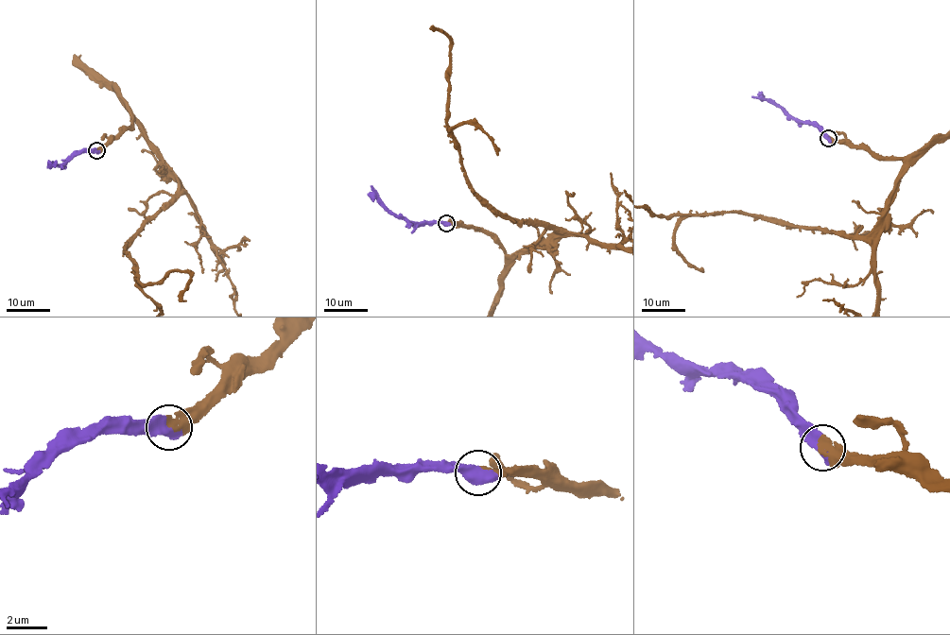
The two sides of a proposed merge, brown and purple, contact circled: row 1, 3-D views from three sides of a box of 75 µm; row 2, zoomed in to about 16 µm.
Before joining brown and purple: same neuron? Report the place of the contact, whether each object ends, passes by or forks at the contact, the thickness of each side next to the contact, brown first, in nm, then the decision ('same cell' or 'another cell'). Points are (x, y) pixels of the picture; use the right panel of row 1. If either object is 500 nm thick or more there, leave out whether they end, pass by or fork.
at (828, 138); 360 nm thick on the brown side, 750 nm on the other; same cell

